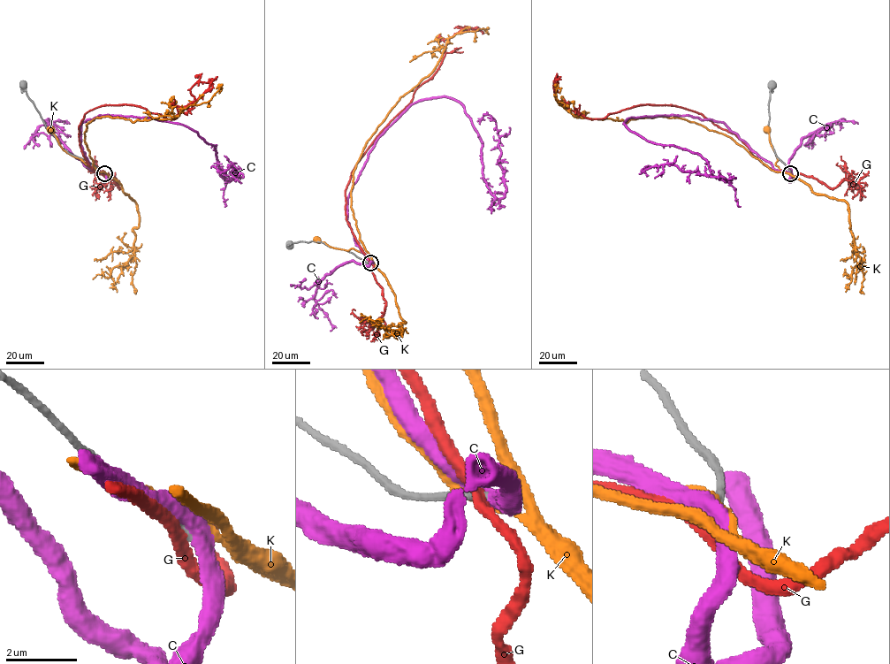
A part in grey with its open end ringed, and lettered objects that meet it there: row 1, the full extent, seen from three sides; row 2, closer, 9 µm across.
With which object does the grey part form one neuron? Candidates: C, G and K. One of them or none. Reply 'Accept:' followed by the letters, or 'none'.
Accept: C

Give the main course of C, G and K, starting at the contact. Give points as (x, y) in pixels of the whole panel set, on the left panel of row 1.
C: (104, 173), (80, 144), (98, 116), (187, 126), (216, 145), (220, 174), (239, 177), (210, 168)
G: (104, 174), (79, 146), (87, 112), (134, 104), (175, 118), (194, 100), (190, 88), (216, 76)
K: (103, 173), (93, 166), (85, 141), (94, 118), (174, 118), (190, 104), (208, 102), (220, 88), (219, 93)

